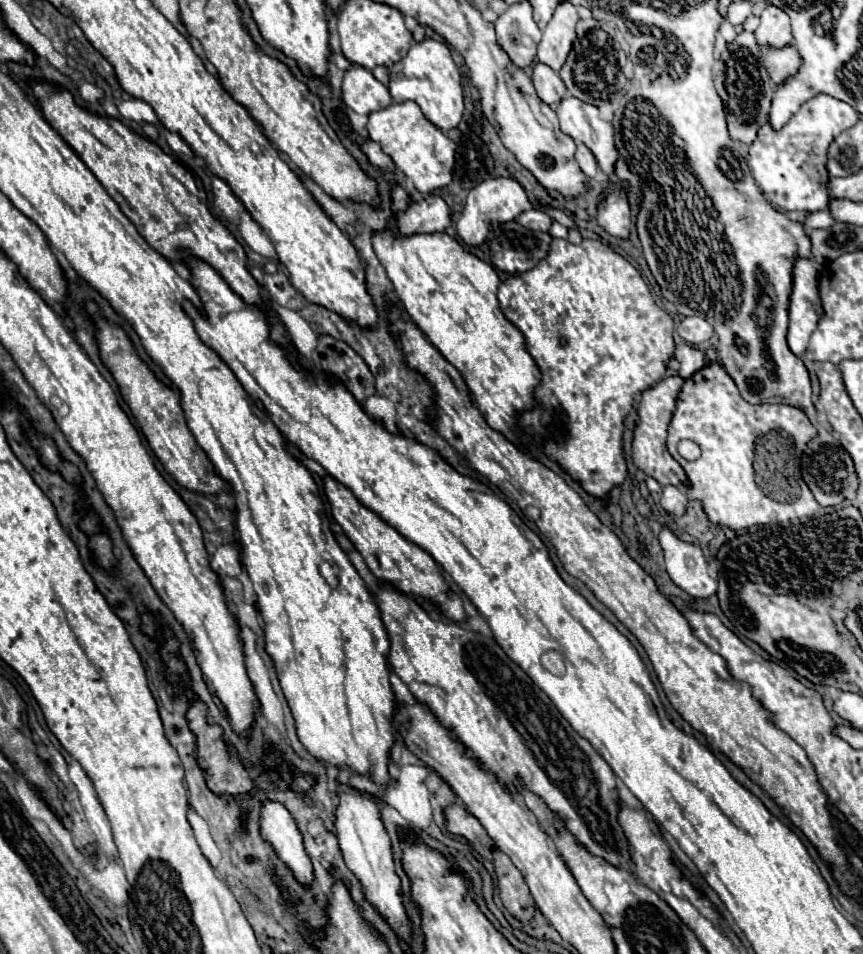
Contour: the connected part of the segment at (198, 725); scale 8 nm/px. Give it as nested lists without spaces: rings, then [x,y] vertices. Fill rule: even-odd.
[[[196,701],[190,711],[188,711],[188,723],[190,723],[190,729],[194,731],[196,739],[198,739],[198,763],[208,771],[208,787],[214,791],[214,793],[230,793],[232,797],[238,795],[238,793],[248,793],[256,781],[248,775],[248,771],[240,765],[240,759],[232,757],[230,755],[230,749],[228,745],[222,741],[222,729],[218,725],[210,725],[206,721],[206,705],[202,701]]]

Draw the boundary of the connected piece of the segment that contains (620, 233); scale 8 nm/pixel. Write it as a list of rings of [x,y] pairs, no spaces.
[[[622,191],[608,193],[598,205],[598,223],[614,237],[626,239],[630,235],[630,207]]]

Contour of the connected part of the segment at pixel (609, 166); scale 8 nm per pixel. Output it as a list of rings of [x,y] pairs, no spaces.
[[[564,97],[554,105],[554,111],[560,119],[560,129],[574,141],[582,141],[596,155],[606,173],[614,173],[614,159],[618,159],[618,151],[614,147],[612,123],[604,121],[594,105],[576,97]]]

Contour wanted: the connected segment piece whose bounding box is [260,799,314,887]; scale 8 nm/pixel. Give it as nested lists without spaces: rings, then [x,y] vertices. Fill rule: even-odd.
[[[262,801],[260,805],[260,835],[272,845],[278,859],[290,869],[302,887],[310,887],[314,869],[302,843],[302,833],[296,827],[290,811],[278,801]]]

